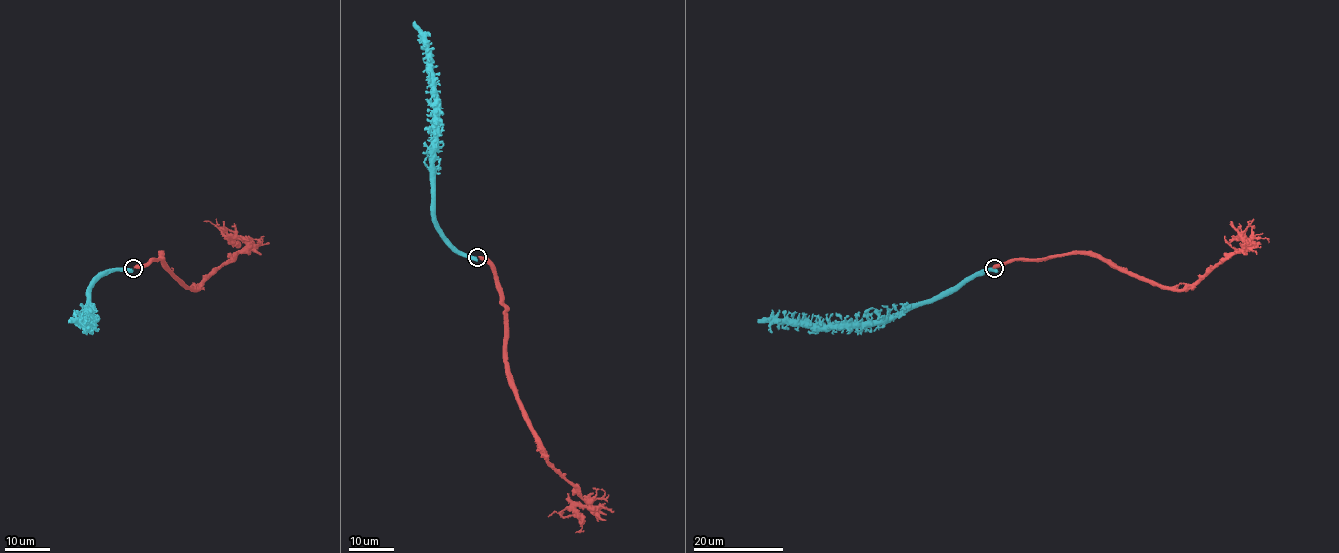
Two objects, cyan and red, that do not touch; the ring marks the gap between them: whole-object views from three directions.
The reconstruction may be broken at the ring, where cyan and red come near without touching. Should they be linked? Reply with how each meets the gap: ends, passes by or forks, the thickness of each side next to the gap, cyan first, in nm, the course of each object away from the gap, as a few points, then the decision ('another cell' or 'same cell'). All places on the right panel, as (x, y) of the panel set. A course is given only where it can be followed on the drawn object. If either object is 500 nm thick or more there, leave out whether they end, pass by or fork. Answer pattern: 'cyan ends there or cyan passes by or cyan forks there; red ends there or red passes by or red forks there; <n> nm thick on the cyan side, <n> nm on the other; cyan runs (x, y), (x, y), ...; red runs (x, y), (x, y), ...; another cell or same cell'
650 nm thick on the cyan side, 460 nm on the other; cyan runs (994, 268), (982, 269), (969, 280), (900, 312), (866, 322), (790, 324), (757, 319); red runs (994, 267), (1006, 262), (1098, 254), (1162, 285), (1197, 284), (1242, 248), (1243, 234), (1249, 221), (1253, 221); another cell

